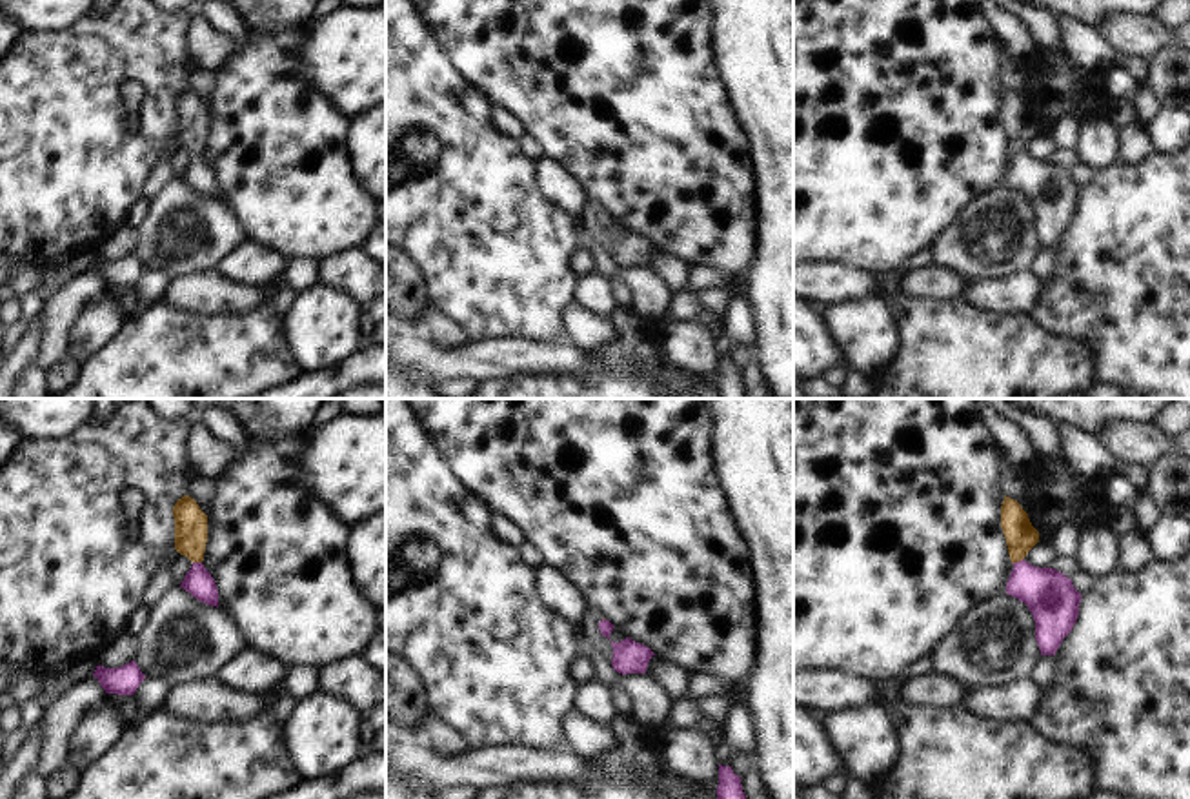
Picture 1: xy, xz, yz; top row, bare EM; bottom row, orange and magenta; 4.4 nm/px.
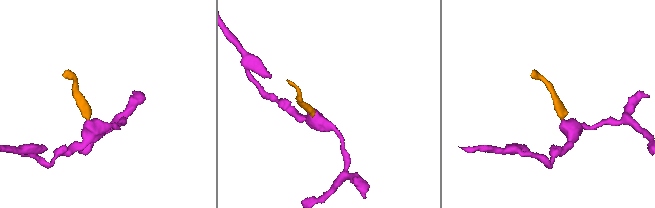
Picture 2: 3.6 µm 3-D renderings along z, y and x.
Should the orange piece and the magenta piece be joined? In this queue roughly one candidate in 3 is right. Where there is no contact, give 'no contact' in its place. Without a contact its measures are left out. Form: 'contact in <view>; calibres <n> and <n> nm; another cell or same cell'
contact in yz; calibres 140 and 220 nm; same cell

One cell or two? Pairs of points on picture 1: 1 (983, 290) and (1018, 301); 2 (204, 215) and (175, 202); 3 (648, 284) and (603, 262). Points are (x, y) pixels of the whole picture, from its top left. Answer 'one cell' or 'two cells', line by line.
1: one cell
2: one cell
3: one cell

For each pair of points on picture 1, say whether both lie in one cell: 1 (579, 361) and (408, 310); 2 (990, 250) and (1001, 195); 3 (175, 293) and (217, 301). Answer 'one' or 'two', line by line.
1: two
2: one
3: one

